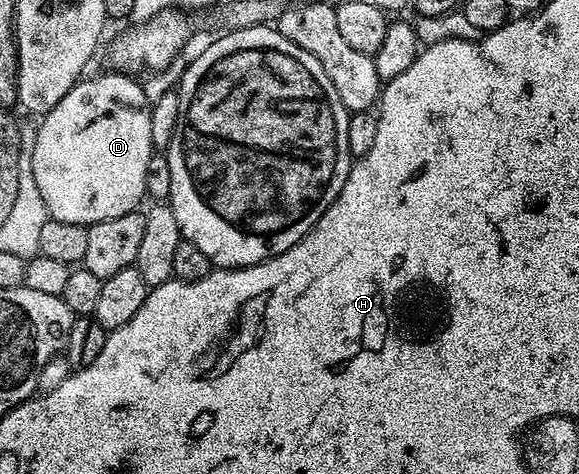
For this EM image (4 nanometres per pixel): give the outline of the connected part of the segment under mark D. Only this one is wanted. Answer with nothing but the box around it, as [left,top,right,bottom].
[30,72,155,226]

